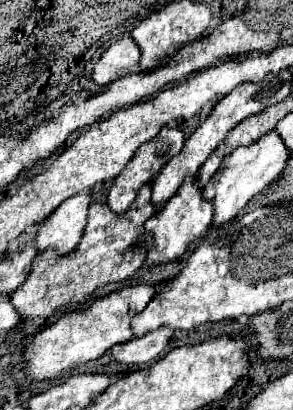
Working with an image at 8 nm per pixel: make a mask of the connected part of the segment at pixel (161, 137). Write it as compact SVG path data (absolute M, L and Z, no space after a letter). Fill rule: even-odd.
M165 126L165 128L161 128L161 132L153 140L141 144L139 150L133 154L133 158L129 160L129 164L123 168L121 176L117 176L117 180L113 182L113 186L109 190L107 206L111 208L111 212L125 214L125 210L133 204L139 188L145 186L153 176L157 176L161 164L165 164L167 160L171 160L173 156L177 156L177 152L183 148L183 140L185 140L185 136L183 136L181 128L177 128L177 126Z

